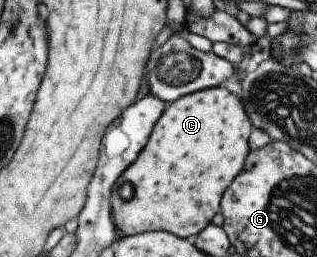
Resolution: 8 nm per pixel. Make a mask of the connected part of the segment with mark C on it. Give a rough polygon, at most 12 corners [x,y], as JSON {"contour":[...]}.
{"contour":[[223,87],[173,100],[112,185],[118,235],[191,239],[252,128]]}

